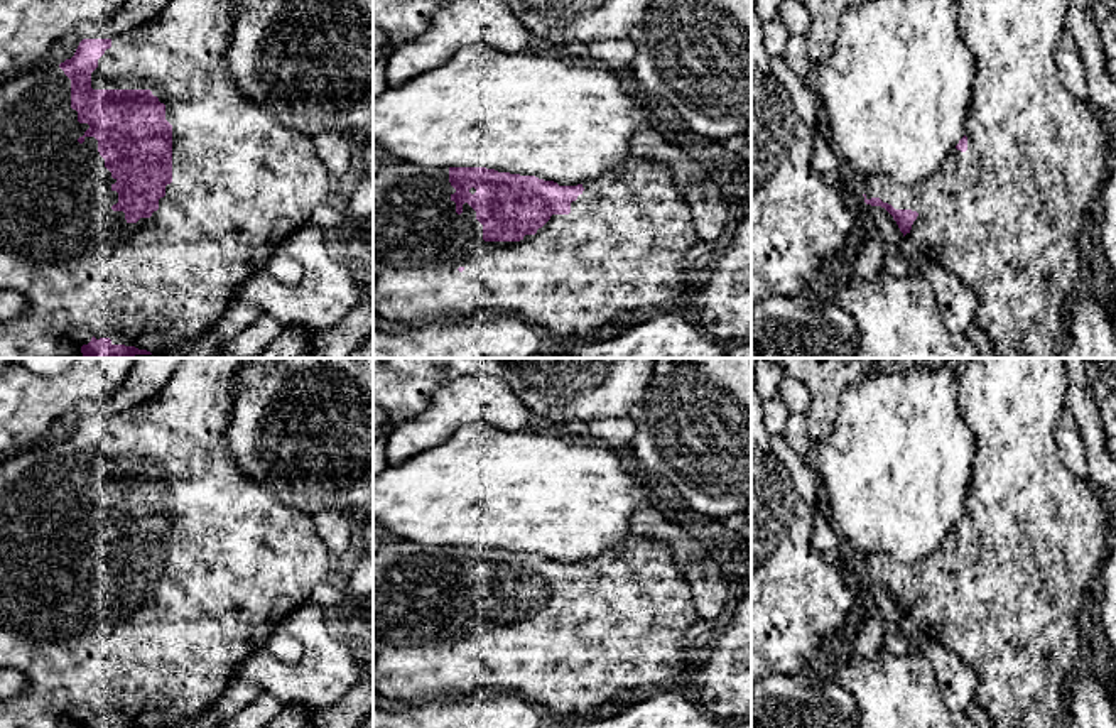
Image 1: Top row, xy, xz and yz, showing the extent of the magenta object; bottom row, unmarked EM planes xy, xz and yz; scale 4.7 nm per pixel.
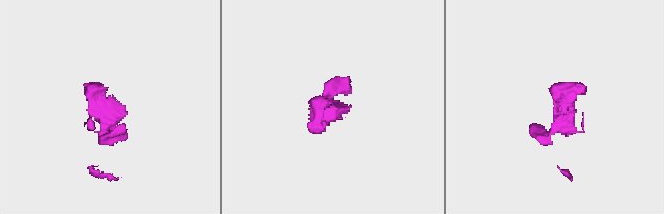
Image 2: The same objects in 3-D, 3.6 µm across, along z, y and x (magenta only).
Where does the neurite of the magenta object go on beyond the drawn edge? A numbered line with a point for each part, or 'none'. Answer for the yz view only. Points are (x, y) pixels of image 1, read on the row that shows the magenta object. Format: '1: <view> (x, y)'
1: yz (1005, 217)

